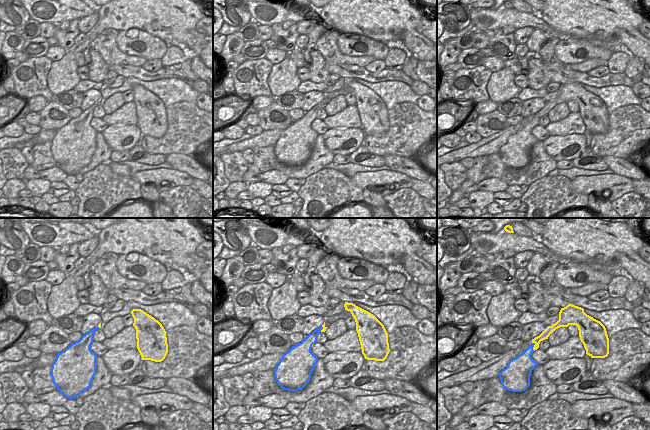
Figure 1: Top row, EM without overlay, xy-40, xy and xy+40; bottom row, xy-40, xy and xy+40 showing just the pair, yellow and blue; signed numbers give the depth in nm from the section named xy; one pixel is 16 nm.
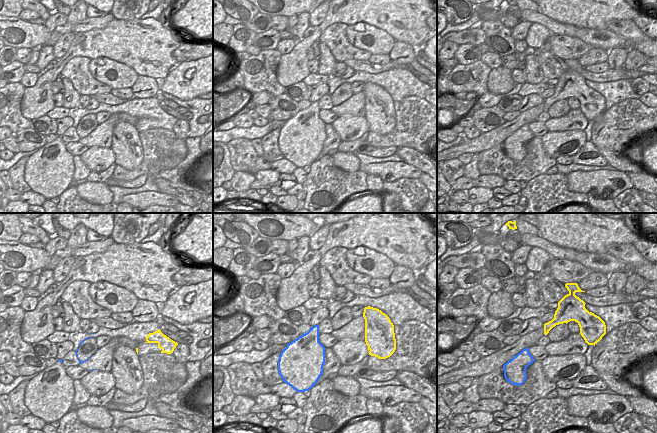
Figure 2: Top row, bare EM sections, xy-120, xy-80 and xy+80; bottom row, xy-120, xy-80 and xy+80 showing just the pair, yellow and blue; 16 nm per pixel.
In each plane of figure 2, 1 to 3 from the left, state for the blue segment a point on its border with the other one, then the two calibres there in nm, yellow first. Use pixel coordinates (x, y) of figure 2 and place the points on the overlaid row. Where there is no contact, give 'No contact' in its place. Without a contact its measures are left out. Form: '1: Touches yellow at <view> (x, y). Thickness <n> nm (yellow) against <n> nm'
1: No contact
2: No contact
3: No contact.

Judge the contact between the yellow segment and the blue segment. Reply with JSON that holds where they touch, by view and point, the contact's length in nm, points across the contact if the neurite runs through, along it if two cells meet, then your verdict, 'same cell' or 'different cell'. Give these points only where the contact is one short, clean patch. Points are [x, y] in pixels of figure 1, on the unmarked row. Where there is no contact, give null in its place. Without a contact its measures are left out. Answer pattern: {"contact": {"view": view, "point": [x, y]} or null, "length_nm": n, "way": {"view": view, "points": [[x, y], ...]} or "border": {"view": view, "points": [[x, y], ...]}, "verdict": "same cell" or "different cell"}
{"contact": {"view": "xy+40", "point": [534, 122]}, "length_nm": 150, "way": {"view": "xy+40", "points": [[544, 111], [534, 122], [525, 134]]}, "verdict": "same cell"}

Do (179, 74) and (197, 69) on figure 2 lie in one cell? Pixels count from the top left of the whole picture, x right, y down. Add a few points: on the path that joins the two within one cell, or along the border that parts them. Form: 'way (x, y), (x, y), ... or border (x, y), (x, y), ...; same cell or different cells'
way (183, 71), (187, 68), (193, 69); same cell

